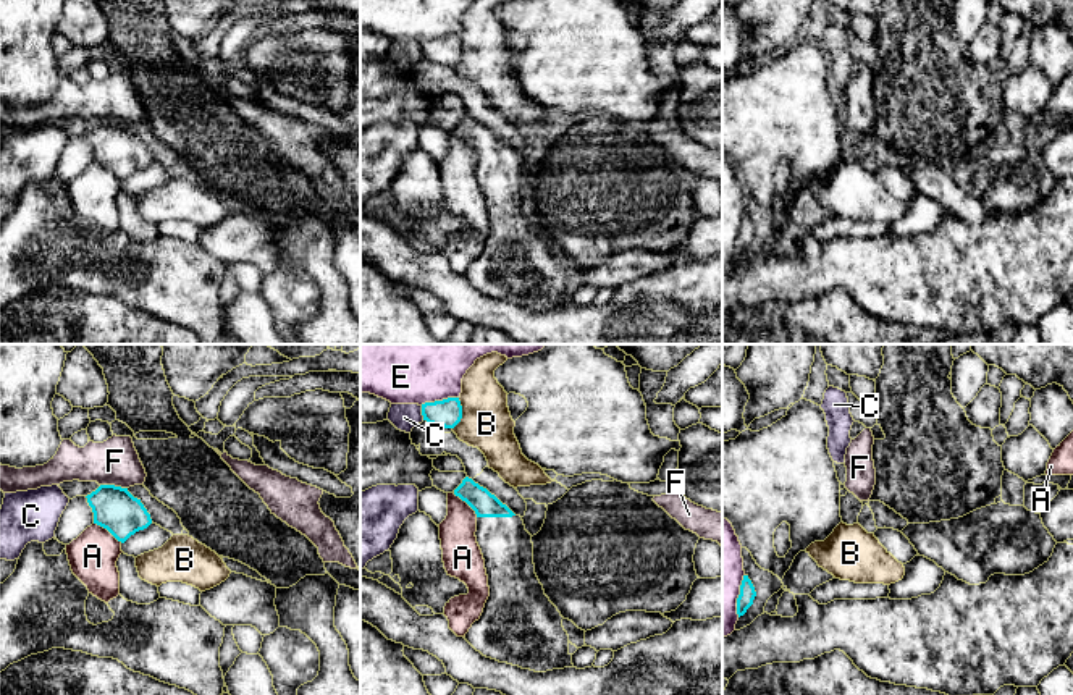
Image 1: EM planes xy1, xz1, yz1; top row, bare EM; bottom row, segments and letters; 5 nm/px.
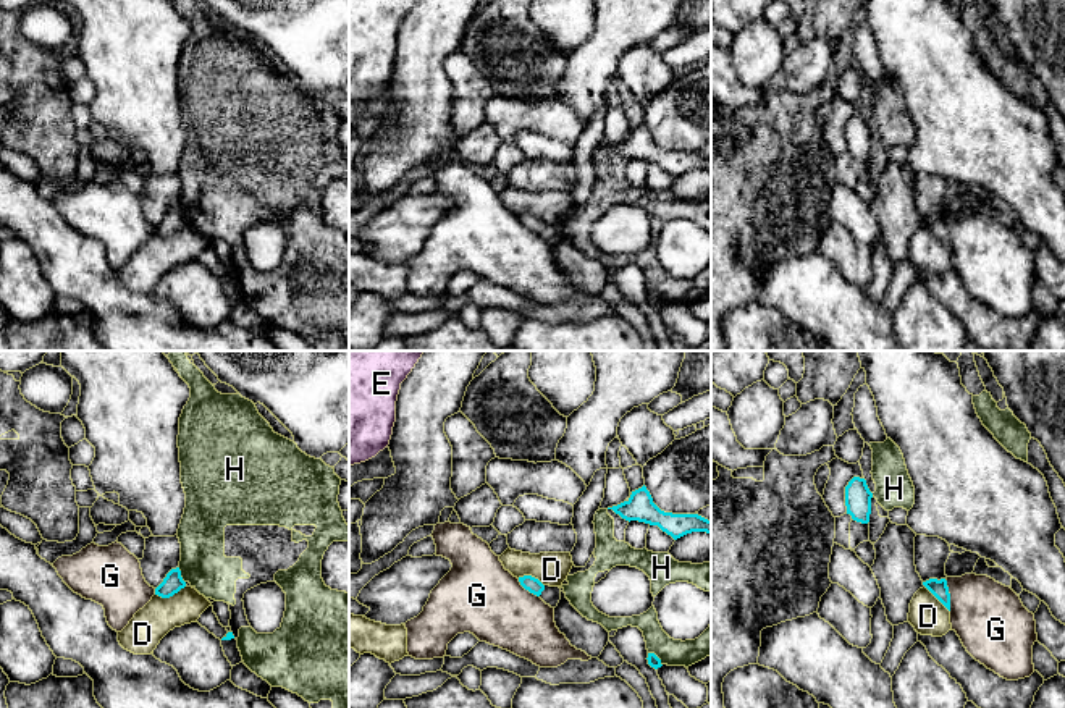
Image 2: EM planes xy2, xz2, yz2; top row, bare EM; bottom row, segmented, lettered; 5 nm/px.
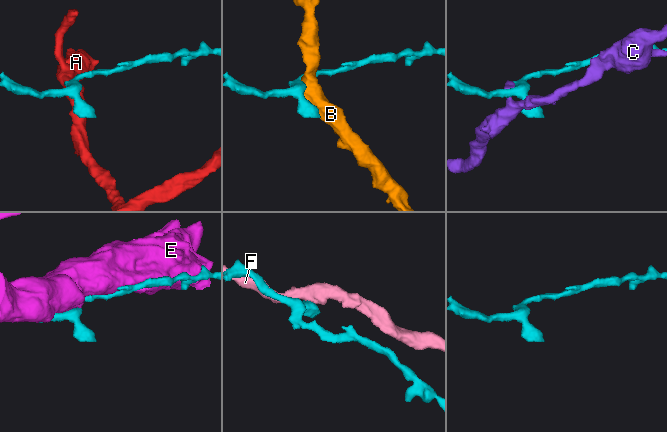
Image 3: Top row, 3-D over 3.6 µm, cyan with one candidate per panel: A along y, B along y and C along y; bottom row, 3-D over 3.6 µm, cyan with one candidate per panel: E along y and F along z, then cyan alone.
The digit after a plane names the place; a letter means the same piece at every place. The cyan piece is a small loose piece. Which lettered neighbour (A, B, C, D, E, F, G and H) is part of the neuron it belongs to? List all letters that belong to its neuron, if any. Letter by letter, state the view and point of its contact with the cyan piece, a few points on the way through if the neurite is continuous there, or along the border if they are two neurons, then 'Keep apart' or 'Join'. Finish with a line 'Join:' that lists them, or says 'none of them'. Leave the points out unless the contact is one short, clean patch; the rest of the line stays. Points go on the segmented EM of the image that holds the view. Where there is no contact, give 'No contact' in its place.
A: Touches cyan at xz1 (466, 501). Boundary: xz1 (453, 492), (477, 516). Keep apart
B: Touches cyan at xz1 (461, 414). Boundary: xz1 (459, 398), (461, 421), (453, 429). Keep apart
C: Touches cyan at xz1 (422, 412). Keep apart
D: Touches cyan at xy2 (170, 595). Boundary: xy2 (186, 585), (168, 597), (155, 595). Keep apart
E: Touches cyan at xz1 (438, 401). Keep apart
F: Touches cyan at xy1 (113, 485). Boundary: xy1 (100, 484), (126, 488). Keep apart
G: Touches cyan at yz2 (949, 595). Keep apart
H: Touches cyan at xz2 (656, 657). Keep apart
Join: none of them

